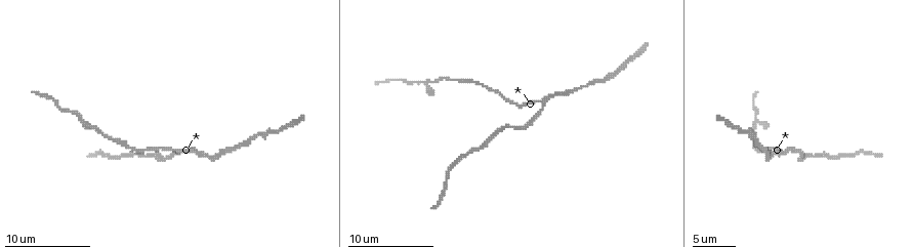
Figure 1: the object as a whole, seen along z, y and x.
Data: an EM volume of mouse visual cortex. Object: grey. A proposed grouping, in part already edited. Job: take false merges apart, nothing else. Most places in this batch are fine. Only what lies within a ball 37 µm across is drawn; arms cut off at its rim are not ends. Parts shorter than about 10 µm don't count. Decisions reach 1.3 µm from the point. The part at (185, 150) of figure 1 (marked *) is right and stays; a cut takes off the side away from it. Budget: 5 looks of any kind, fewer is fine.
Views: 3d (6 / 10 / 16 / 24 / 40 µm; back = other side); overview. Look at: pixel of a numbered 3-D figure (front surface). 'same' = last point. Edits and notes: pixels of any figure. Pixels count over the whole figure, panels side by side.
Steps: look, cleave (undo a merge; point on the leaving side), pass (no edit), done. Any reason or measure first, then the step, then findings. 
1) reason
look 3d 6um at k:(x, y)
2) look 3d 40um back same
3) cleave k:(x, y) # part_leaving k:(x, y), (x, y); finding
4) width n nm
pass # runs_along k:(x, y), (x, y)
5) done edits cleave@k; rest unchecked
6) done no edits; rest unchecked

look 3d 10um at 1:(543, 101)

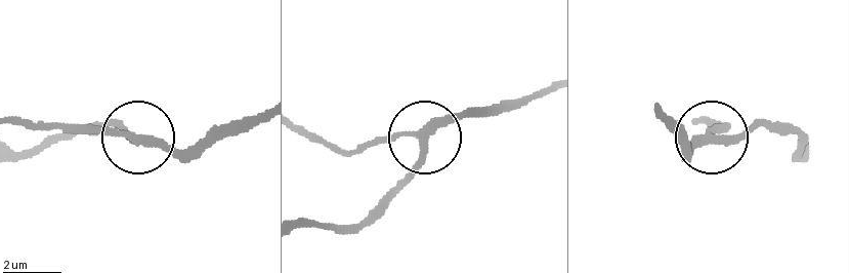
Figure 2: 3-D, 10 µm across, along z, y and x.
arms 3
pass # runs_along 2:(93, 126), (192, 153); one cell here

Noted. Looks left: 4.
sudden change in width
look 3d 10um at 1:(807, 155)

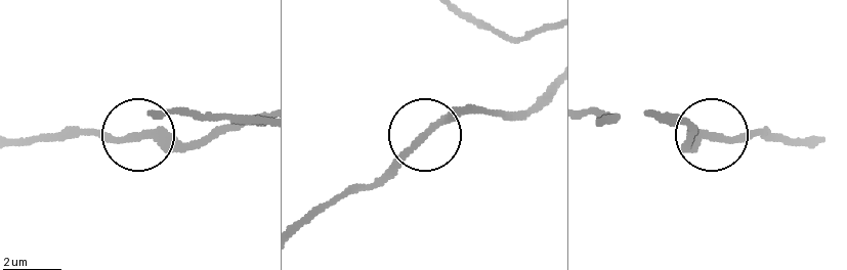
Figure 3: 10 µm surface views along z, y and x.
pass # runs_along 3:(546, 88), (516, 110), (451, 113), (365, 188); one cell here

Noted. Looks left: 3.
a narrow waist
look 3d 6um at 1:(453, 81)

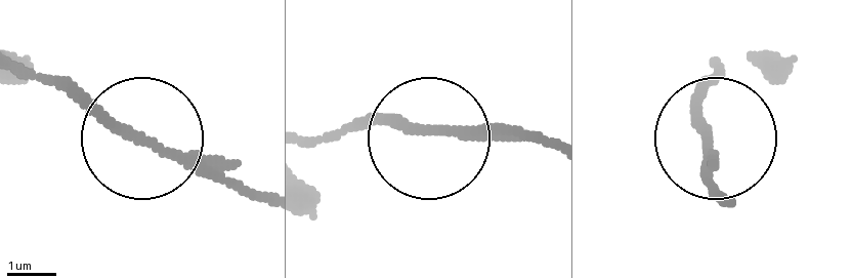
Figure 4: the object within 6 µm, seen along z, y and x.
pass # runs_along 4:(719, 196), (695, 107), (708, 78); continuous, no second cell

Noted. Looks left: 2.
done no edits; rest unchecked

